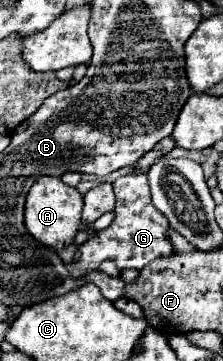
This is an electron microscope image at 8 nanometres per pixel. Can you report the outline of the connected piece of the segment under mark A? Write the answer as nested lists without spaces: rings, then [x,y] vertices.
[[[41,176],[35,180],[27,194],[27,204],[25,204],[25,226],[27,232],[35,238],[41,240],[41,244],[53,248],[59,252],[61,248],[69,246],[79,232],[81,224],[81,210],[83,210],[83,196],[77,192],[77,188],[71,188],[61,182],[61,178],[51,178],[51,176]]]

